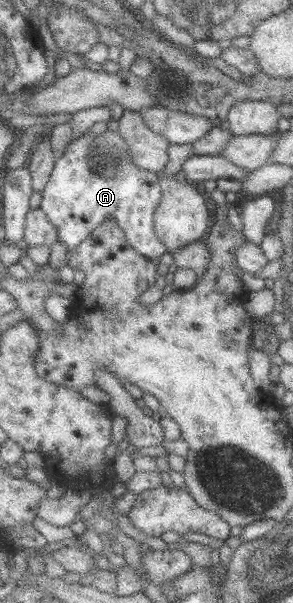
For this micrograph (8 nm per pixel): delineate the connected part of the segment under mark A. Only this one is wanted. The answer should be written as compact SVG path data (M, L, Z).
M107 129L101 134L93 134L88 131L67 145L64 153L58 156L50 181L42 192L40 207L59 229L59 239L70 250L82 244L104 220L114 219L126 232L127 240L137 252L151 260L158 260L160 255L168 252L167 245L160 239L155 230L155 211L162 200L163 185L160 175L142 169L133 160L126 138L119 130Z

